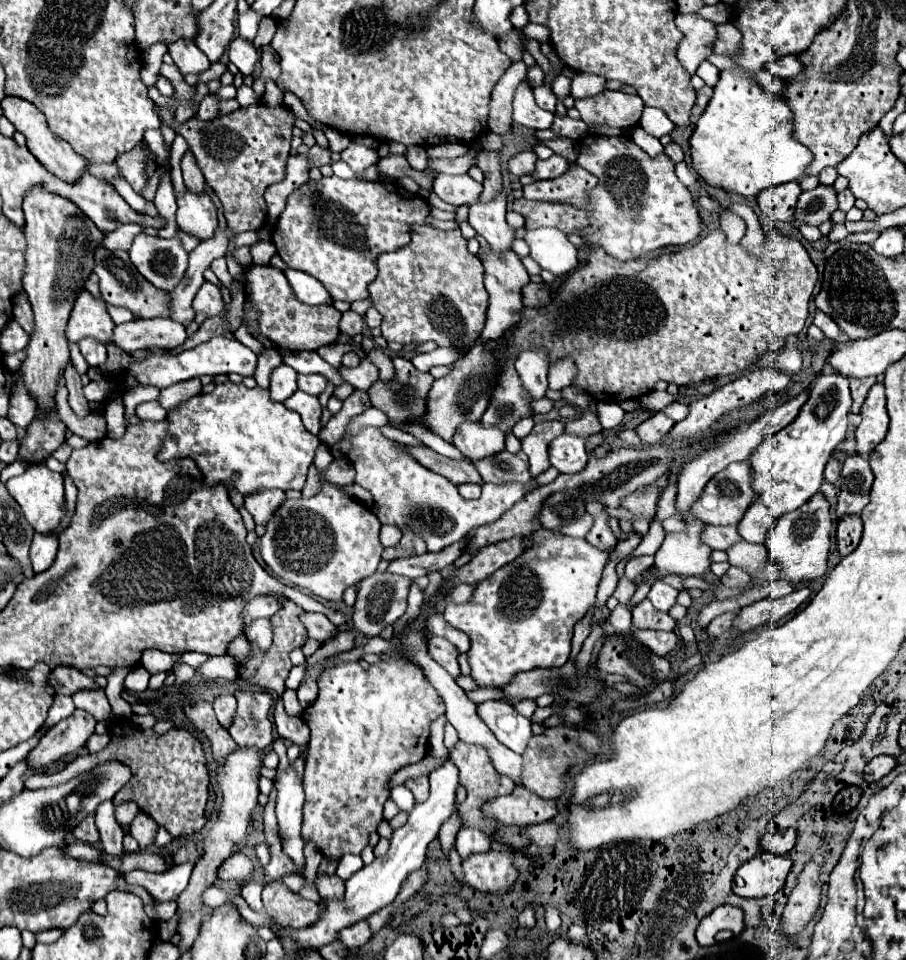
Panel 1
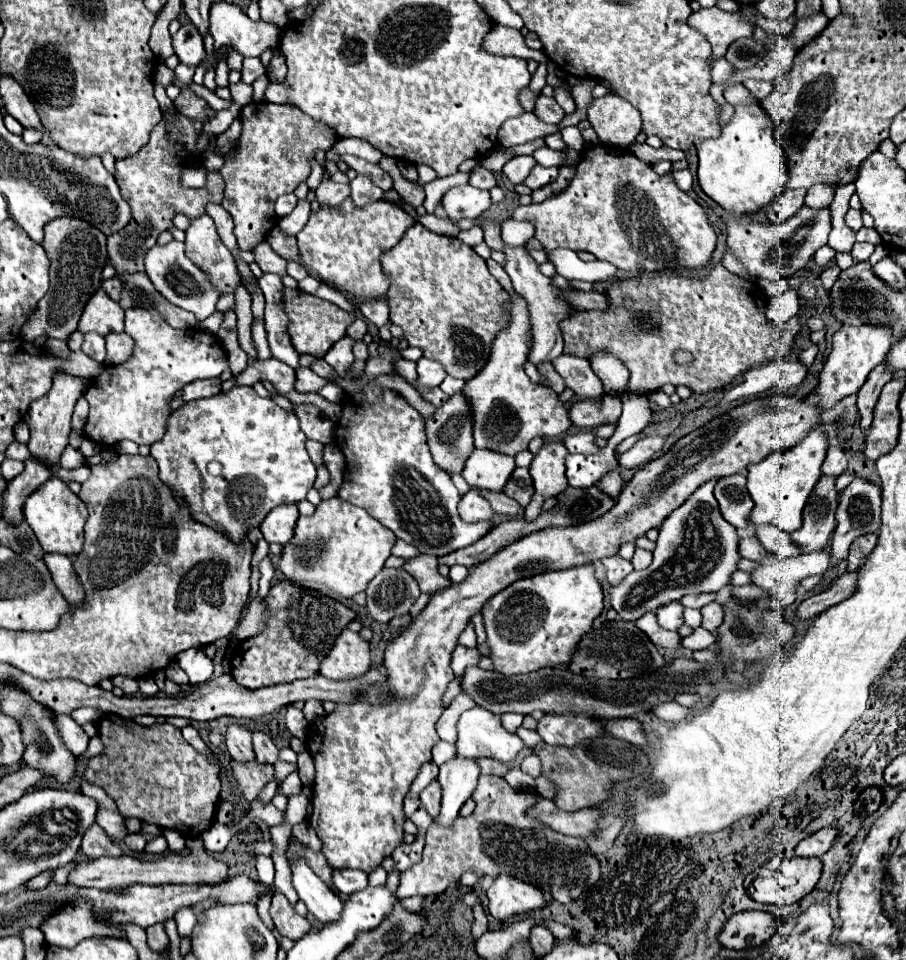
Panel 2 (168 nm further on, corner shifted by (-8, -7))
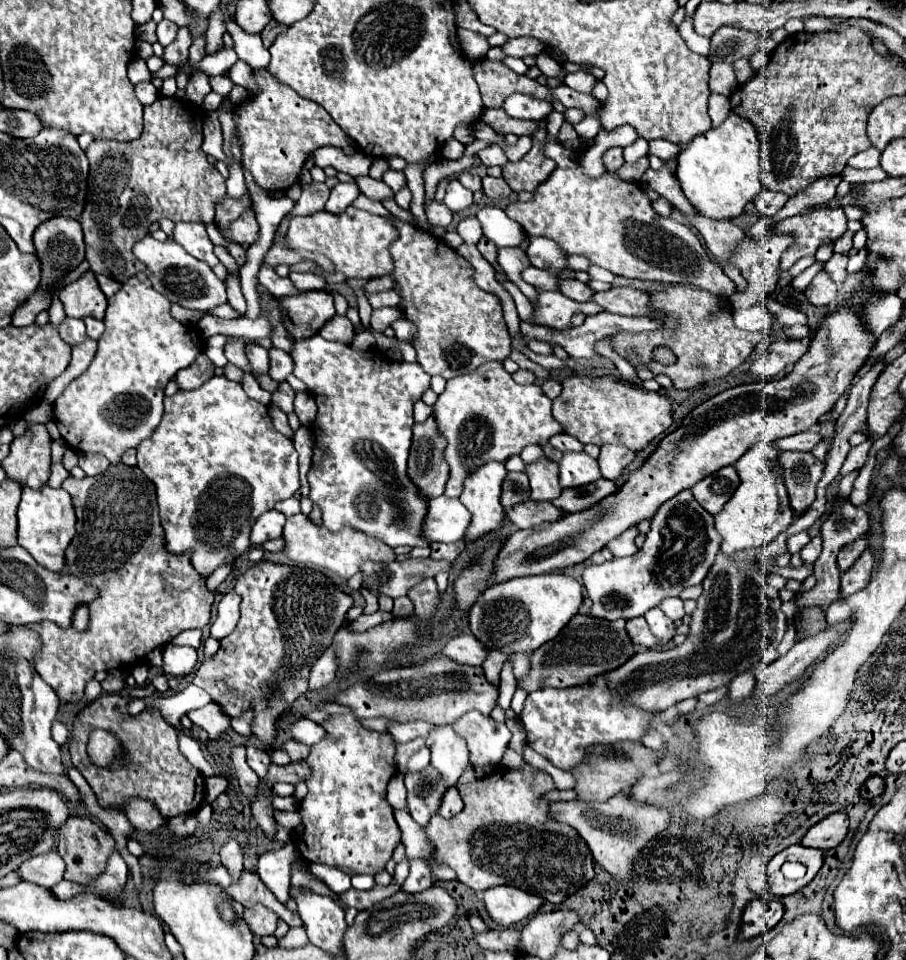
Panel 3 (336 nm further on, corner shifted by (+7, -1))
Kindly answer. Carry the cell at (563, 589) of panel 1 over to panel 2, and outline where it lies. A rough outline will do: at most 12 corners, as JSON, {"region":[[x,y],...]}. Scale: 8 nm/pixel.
{"region":[[592,564],[516,580],[482,606],[504,676],[568,666],[600,616]]}

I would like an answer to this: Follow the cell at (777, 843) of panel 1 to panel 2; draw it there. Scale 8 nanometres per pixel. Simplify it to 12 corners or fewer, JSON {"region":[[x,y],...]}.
{"region":[[834,828],[806,836],[796,856],[822,856],[836,838]]}

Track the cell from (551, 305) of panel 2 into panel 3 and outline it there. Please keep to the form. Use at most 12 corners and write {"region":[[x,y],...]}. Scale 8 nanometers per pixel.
{"region":[[539,290],[535,324],[567,328],[573,314],[603,312],[561,292]]}

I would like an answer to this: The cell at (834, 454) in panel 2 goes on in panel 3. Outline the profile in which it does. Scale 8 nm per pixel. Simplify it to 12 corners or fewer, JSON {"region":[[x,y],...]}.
{"region":[[799,432],[775,440],[779,450],[813,450],[821,434]]}

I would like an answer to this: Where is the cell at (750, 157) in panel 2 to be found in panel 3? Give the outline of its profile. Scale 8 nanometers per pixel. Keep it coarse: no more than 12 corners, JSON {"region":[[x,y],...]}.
{"region":[[729,114],[677,156],[699,214],[733,220],[761,190],[757,130]]}

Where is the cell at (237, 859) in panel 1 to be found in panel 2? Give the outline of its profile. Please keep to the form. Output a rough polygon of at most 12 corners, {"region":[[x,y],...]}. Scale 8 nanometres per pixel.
{"region":[[202,846],[178,858],[98,858],[68,882],[114,890],[132,884],[222,884],[228,866]]}

